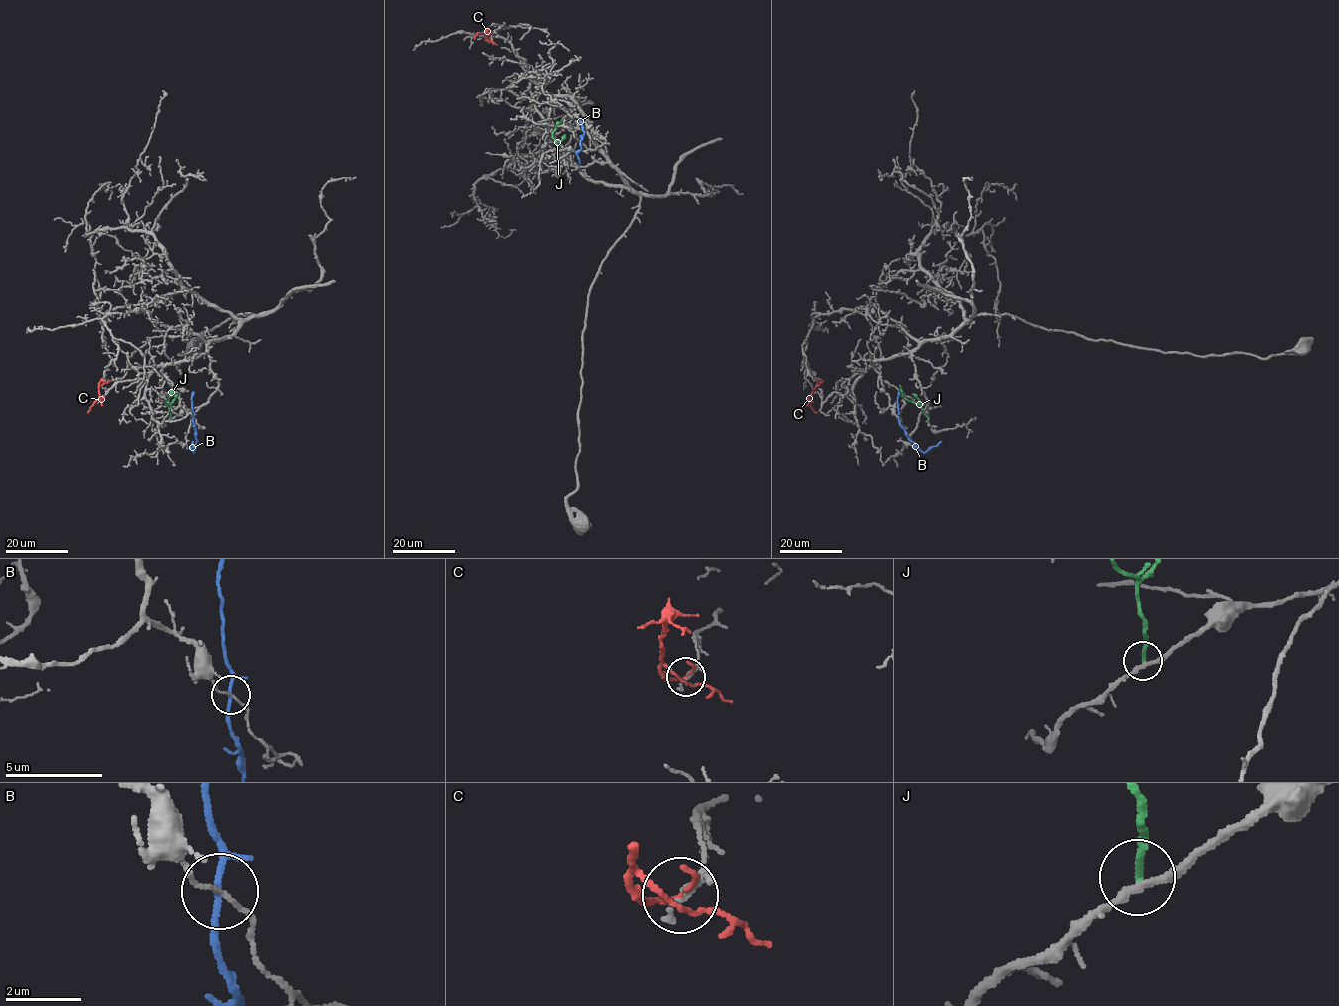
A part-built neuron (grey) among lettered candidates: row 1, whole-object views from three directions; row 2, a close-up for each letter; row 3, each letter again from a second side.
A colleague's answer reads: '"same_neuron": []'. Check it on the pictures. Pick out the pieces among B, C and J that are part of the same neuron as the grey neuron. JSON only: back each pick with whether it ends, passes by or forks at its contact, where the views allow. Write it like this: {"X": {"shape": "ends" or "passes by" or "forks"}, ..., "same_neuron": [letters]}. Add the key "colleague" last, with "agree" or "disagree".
{"same_neuron": [], "colleague": "agree"}

